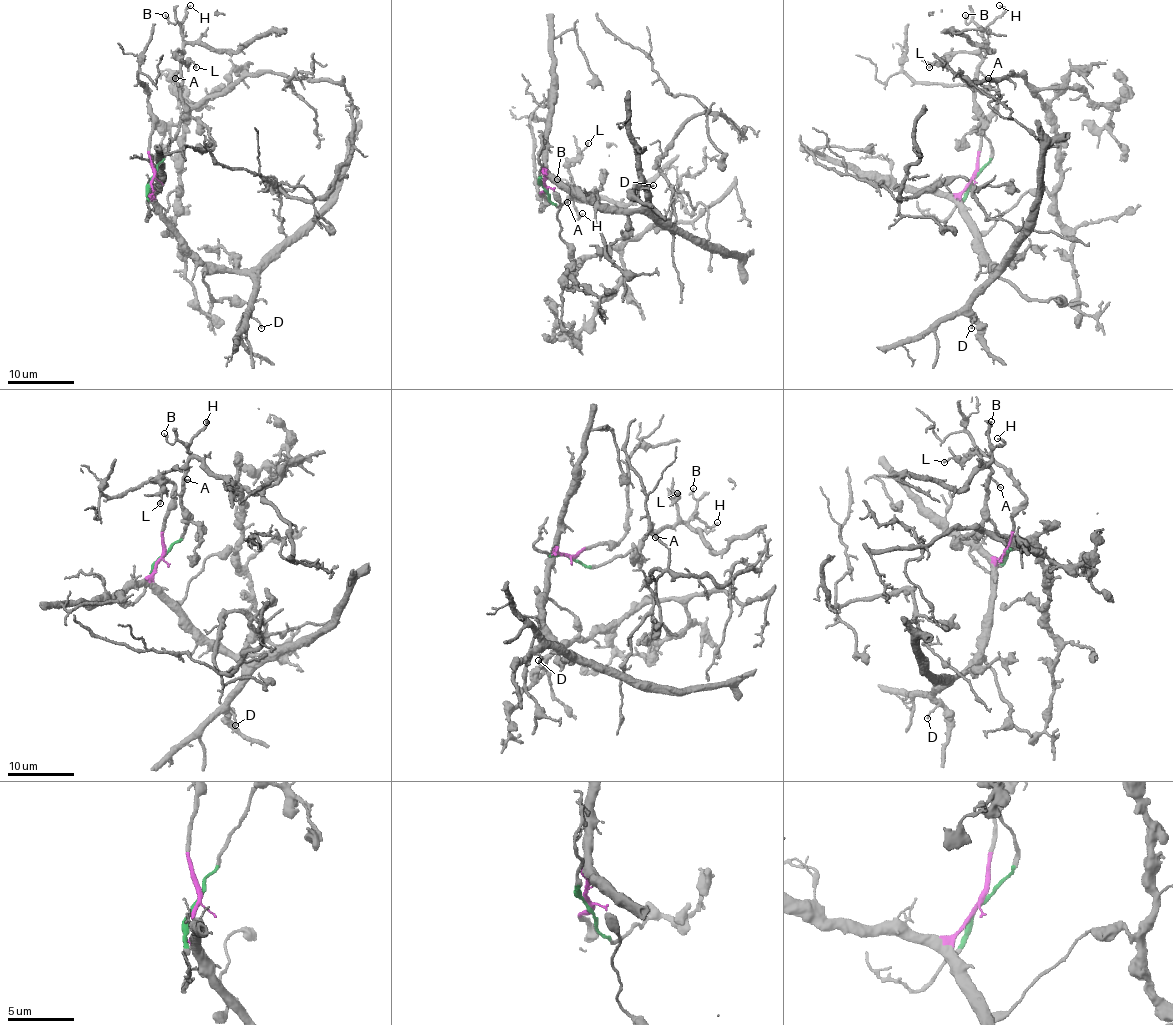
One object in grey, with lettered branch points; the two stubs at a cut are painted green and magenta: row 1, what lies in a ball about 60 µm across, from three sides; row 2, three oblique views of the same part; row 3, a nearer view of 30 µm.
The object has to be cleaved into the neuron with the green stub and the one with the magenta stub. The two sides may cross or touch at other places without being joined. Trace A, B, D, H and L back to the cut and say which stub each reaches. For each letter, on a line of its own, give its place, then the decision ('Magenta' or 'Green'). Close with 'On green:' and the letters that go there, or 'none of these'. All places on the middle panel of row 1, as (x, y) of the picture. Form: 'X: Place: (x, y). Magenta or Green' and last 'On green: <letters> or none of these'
A: Place: (567, 202). Green
B: Place: (557, 179). Green
D: Place: (653, 185). Magenta
H: Place: (582, 213). Green
L: Place: (588, 143). Green
On green: A, B, H, L

